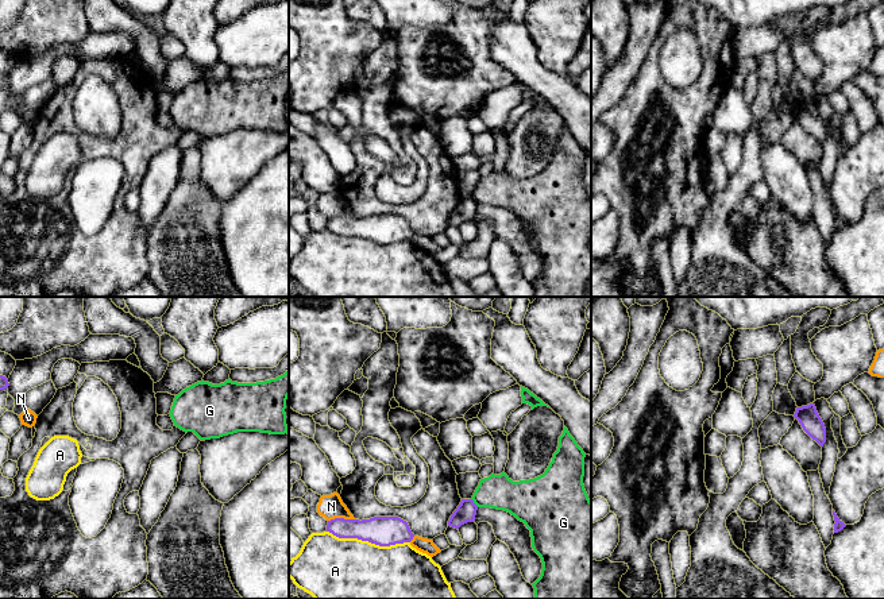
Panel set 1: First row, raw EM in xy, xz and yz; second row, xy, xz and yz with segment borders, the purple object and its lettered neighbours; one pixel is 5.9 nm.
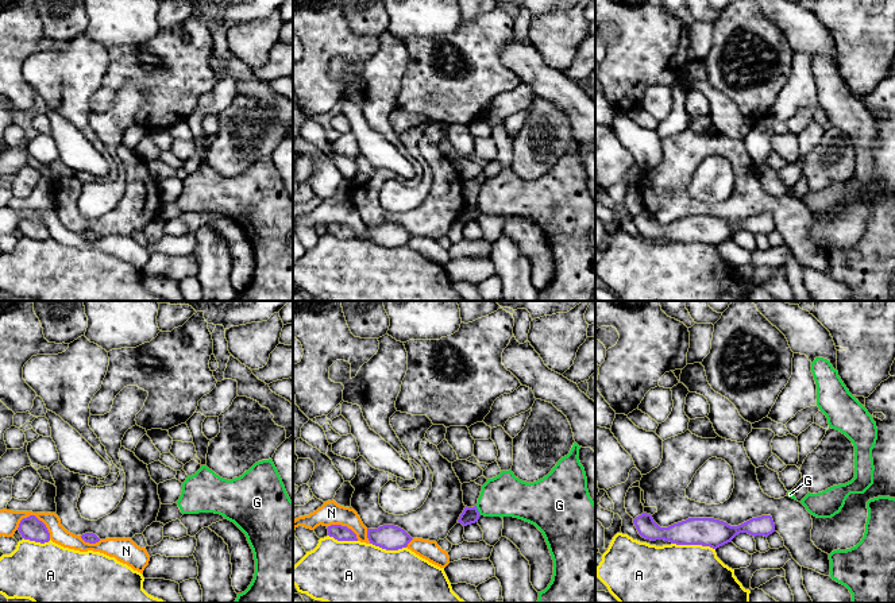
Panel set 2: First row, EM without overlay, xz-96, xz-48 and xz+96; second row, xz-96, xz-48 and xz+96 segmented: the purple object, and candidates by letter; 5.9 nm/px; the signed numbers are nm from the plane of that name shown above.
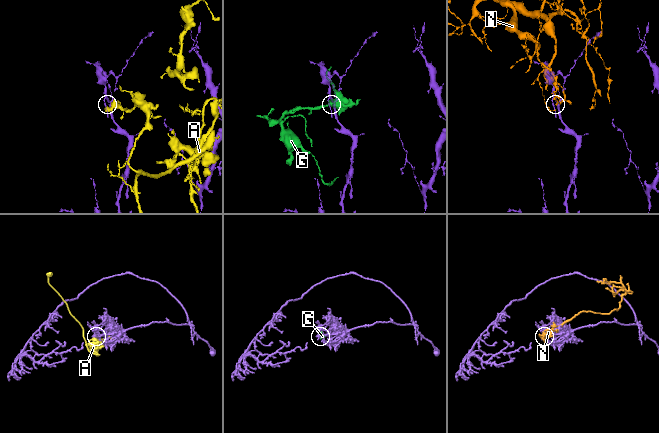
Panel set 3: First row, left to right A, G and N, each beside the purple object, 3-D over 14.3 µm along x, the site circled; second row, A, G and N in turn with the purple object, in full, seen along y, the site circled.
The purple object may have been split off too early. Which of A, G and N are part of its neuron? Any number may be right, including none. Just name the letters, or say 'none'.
none

